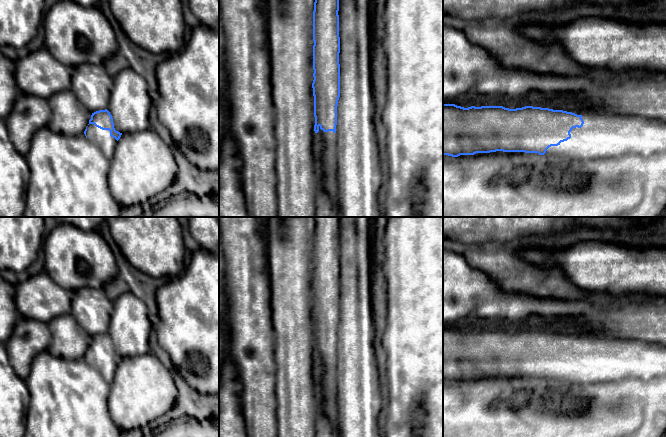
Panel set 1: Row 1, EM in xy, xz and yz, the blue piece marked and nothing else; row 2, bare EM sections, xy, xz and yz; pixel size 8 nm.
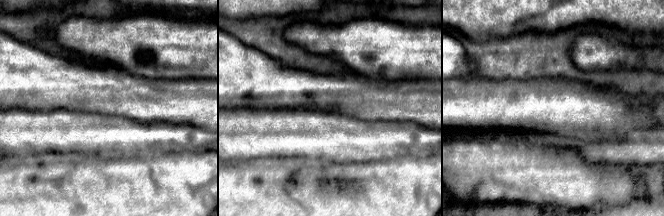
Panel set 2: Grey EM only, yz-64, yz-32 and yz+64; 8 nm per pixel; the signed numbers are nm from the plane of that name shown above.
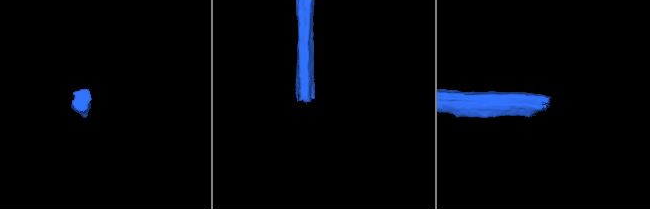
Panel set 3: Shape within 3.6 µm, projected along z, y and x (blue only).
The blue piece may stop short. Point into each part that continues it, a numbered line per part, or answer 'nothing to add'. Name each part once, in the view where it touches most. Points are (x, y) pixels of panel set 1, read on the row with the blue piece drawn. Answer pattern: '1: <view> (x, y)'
1: xy (101, 138)

